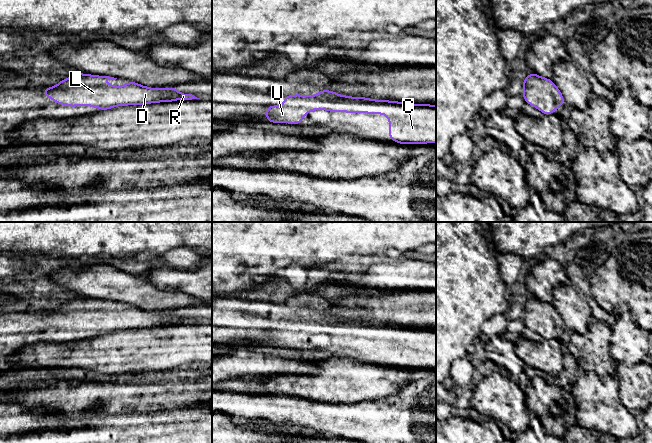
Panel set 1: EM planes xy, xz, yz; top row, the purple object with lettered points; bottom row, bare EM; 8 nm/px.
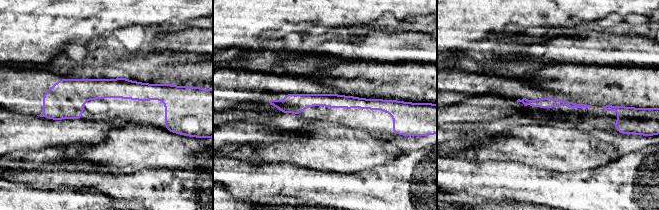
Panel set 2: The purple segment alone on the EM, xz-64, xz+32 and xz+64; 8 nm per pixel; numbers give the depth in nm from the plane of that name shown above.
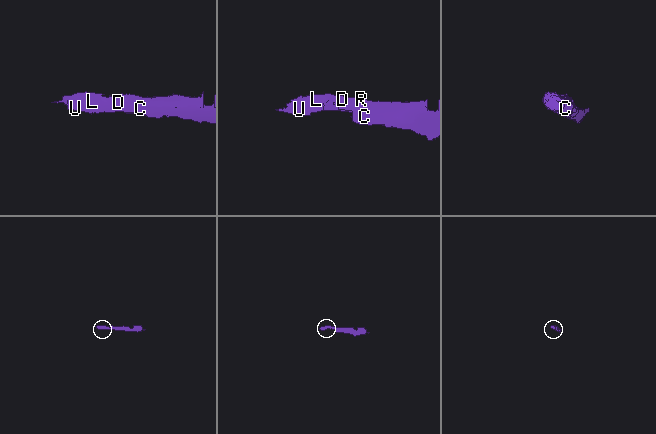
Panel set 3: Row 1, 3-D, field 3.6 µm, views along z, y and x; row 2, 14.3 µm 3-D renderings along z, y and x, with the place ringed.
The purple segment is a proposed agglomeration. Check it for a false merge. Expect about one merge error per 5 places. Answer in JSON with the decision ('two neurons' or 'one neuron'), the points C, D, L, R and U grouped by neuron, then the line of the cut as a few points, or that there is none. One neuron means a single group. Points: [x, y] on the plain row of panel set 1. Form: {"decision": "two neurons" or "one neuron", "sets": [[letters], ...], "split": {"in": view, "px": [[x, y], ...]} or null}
{"decision": "one neuron", "sets": [["C", "D", "L", "R", "U"]], "split": null}

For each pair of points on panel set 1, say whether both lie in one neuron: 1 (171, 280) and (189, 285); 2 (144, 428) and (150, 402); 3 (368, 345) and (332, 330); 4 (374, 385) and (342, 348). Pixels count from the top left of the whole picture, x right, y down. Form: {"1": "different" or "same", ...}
{"1": "same", "2": "different", "3": "same", "4": "different"}

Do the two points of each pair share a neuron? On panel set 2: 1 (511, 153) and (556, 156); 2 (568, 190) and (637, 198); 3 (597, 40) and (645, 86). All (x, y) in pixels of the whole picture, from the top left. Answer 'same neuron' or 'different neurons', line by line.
1: same neuron
2: same neuron
3: different neurons

